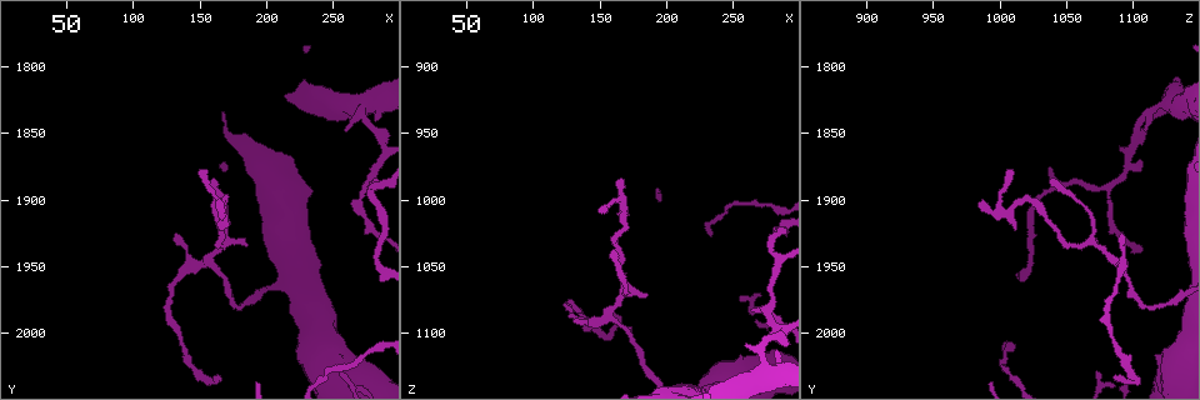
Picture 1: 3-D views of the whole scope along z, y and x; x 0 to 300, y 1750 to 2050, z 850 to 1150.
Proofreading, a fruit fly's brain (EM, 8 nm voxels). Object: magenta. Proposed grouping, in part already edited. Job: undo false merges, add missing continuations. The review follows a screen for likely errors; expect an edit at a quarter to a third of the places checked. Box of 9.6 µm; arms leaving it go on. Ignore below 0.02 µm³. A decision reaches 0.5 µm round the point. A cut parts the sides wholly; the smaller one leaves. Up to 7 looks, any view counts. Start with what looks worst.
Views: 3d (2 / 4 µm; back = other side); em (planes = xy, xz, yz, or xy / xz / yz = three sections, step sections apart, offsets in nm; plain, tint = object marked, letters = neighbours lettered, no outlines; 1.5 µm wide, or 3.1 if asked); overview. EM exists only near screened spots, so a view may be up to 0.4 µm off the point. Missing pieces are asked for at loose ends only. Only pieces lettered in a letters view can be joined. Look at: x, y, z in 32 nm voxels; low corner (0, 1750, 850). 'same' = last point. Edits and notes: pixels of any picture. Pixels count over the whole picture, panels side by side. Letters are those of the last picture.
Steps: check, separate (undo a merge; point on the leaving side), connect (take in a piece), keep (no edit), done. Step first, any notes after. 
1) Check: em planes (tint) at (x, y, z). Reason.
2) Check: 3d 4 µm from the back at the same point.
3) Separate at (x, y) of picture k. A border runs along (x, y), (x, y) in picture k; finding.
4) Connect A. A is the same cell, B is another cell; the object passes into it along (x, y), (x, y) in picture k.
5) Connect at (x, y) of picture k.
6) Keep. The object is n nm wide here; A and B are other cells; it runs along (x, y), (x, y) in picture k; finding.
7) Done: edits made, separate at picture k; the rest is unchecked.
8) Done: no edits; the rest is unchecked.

Check: em planes (letters) at (162, 2032, 1086). End of a long branch.

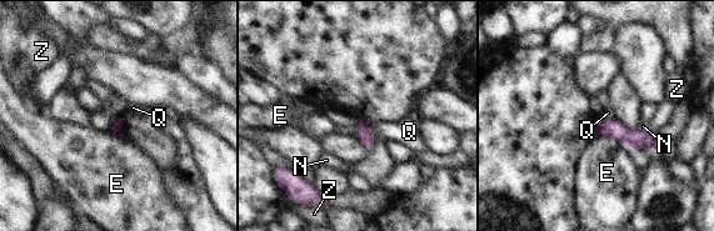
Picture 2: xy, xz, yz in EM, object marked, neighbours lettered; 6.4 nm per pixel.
Keep. The longest contact is with E, 260 nm; E, N, Q and Z are other cells; a border runs along (368, 125), (374, 141) in picture 2; none of them fits.

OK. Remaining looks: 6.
Check: em 3.1 µm planes (letters) at (164, 1898, 986). An open end.

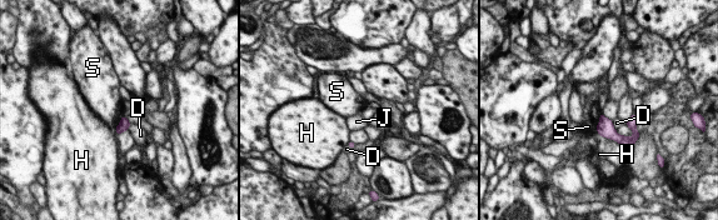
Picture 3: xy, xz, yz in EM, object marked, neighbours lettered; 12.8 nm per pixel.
Keep. D, H, J and S are other cells; no lettered piece goes on from it.

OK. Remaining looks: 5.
Check: em xy step 8 (tint) at (276, 1892, 1082). Branch point.

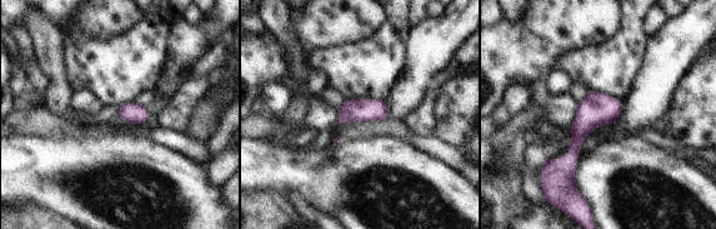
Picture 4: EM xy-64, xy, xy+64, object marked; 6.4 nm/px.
Check: em planes (letters) at the same point.

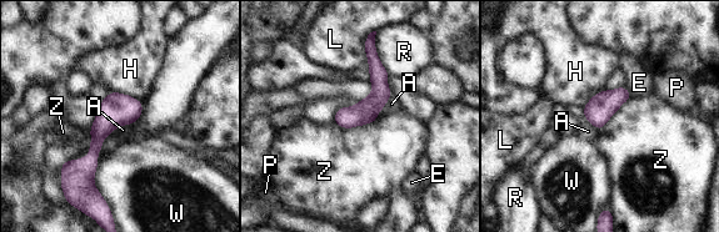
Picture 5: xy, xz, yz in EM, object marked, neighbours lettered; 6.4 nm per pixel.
Keep. A, E, H, L, P, R, W and Z are other cells; it runs along (138, 104), (98, 134), (81, 183) in picture 5; all the same neuron.

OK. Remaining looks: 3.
Done: no edits; the rest is unchecked.

